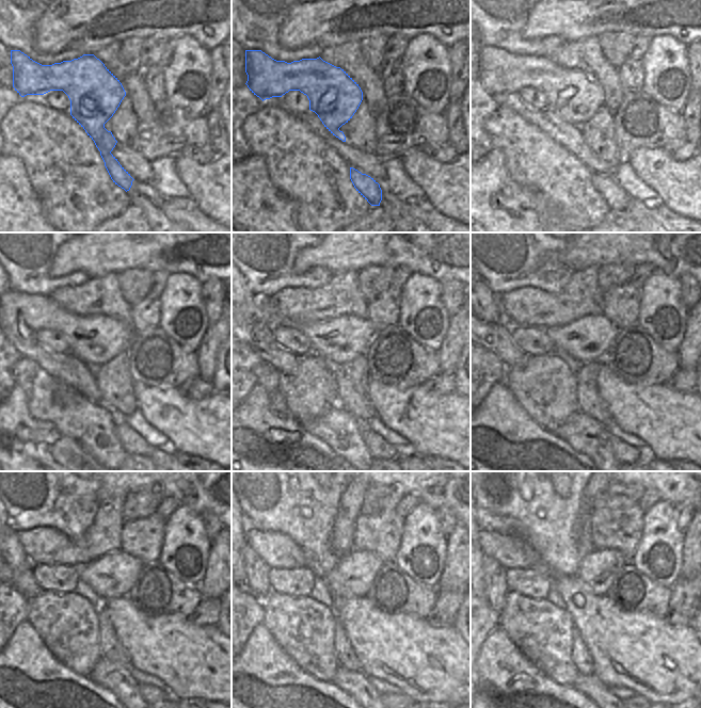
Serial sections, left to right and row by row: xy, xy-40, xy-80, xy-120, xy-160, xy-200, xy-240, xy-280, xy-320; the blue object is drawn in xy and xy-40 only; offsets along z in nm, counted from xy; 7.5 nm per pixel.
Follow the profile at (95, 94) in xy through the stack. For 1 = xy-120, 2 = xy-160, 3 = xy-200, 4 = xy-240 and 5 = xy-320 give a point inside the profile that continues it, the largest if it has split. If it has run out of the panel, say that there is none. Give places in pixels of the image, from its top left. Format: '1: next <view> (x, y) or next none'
1: next xy-120 (97, 338)
2: next xy-160 (343, 339)
3: next xy-200 (587, 339)
4: next xy-240 (112, 576)
5: next xy-320 (598, 569)

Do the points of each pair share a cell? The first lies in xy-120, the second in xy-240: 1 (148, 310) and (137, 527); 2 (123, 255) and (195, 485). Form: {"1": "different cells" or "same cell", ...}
{"1": "same cell", "2": "same cell"}

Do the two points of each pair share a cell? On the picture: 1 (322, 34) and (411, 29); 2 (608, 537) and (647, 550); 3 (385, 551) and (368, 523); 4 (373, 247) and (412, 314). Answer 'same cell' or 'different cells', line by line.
1: same cell
2: different cells
3: same cell
4: different cells

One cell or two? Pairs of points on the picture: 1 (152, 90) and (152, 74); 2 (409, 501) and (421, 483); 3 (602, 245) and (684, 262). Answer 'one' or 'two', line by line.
1: one
2: two
3: one

